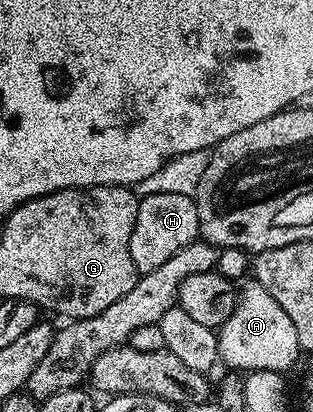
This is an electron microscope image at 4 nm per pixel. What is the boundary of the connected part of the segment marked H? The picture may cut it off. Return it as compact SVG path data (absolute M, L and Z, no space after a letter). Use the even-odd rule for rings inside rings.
M181 193L144 194L139 200L133 237L129 237L129 257L133 257L133 265L140 275L148 275L153 273L153 269L161 269L169 257L177 257L181 249L199 238L197 205L192 196Z

